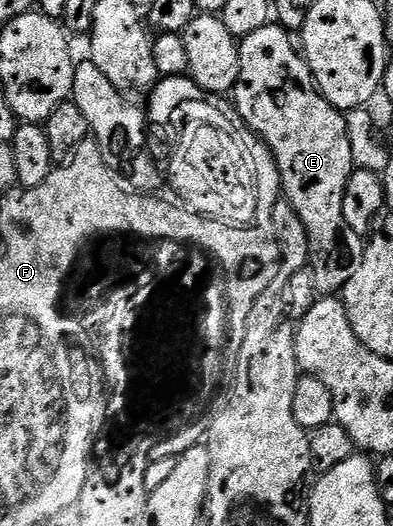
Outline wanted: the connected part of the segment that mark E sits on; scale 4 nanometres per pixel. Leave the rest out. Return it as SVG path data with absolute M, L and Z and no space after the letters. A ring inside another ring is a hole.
M267 23L259 30L247 33L241 38L240 75L232 90L232 101L237 116L242 116L241 124L251 134L257 135L274 153L275 161L282 176L282 190L285 200L294 204L302 225L306 228L306 237L310 240L308 269L312 274L312 284L319 294L338 295L352 279L354 269L348 262L342 261L338 250L338 240L342 229L347 228L344 215L344 195L348 179L356 168L352 157L352 145L349 143L348 127L343 110L337 109L318 89L310 64L300 52L295 38L278 23Z

